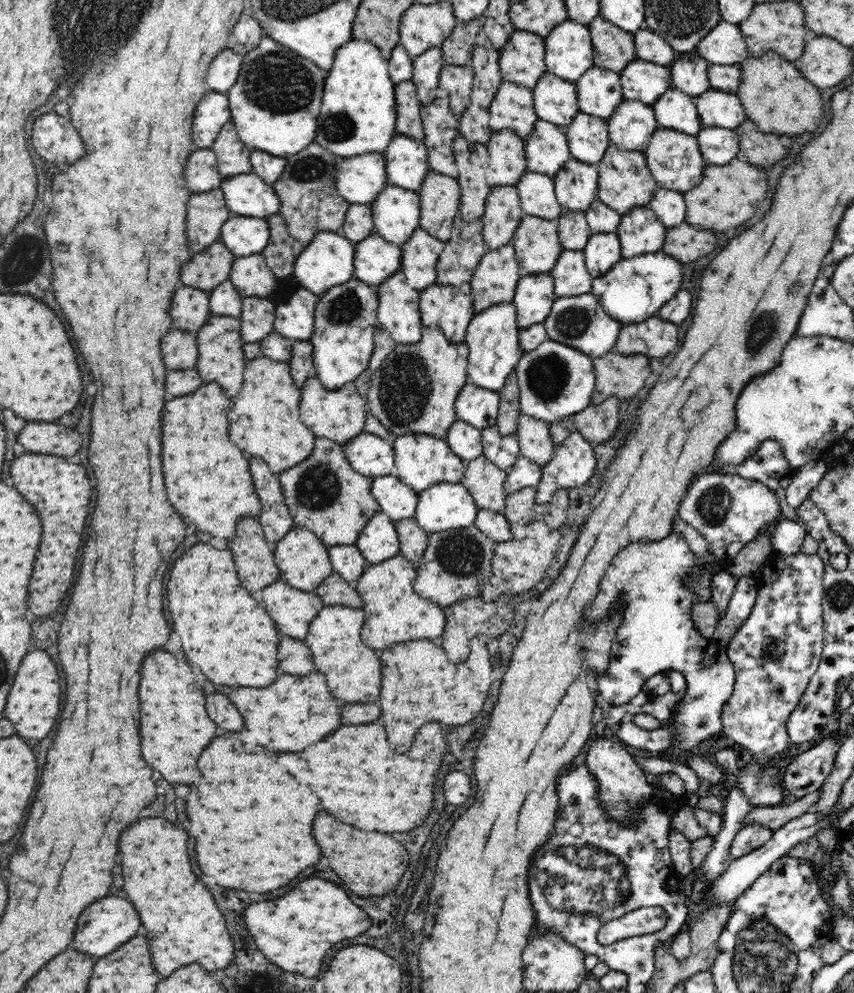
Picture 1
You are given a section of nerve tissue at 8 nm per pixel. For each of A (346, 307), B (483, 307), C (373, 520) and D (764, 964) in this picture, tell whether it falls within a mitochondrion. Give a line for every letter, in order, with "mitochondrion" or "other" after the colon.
A: mitochondrion
B: other
C: other
D: mitochondrion

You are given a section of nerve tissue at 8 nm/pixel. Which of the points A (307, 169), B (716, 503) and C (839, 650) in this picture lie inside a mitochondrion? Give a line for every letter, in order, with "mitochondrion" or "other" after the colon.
A: mitochondrion
B: mitochondrion
C: other

